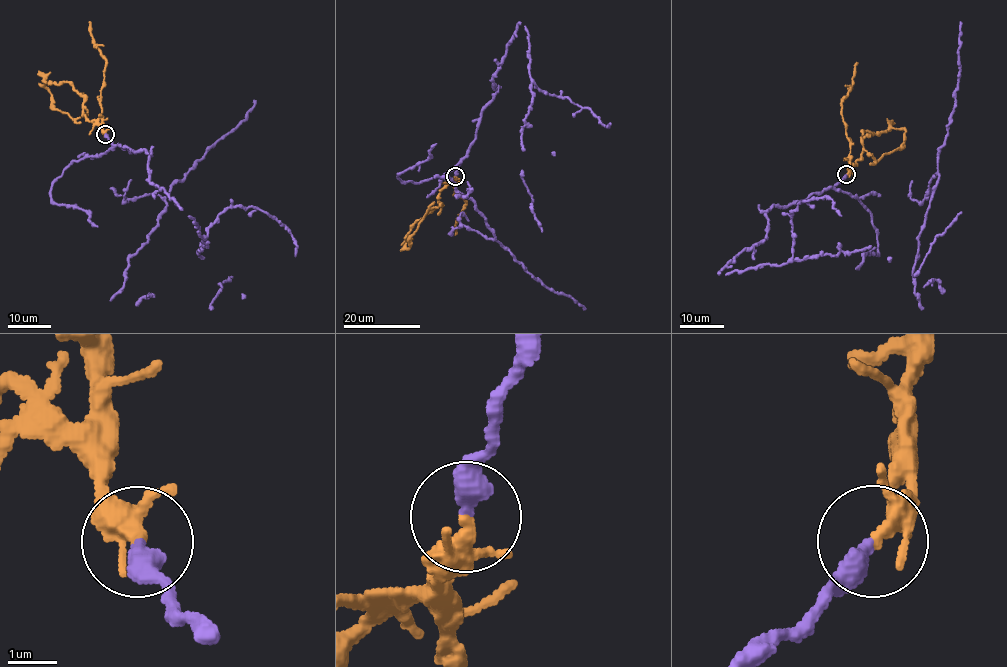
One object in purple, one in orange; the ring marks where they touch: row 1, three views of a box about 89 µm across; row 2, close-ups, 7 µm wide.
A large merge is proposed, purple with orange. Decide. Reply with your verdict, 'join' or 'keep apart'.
keep apart

